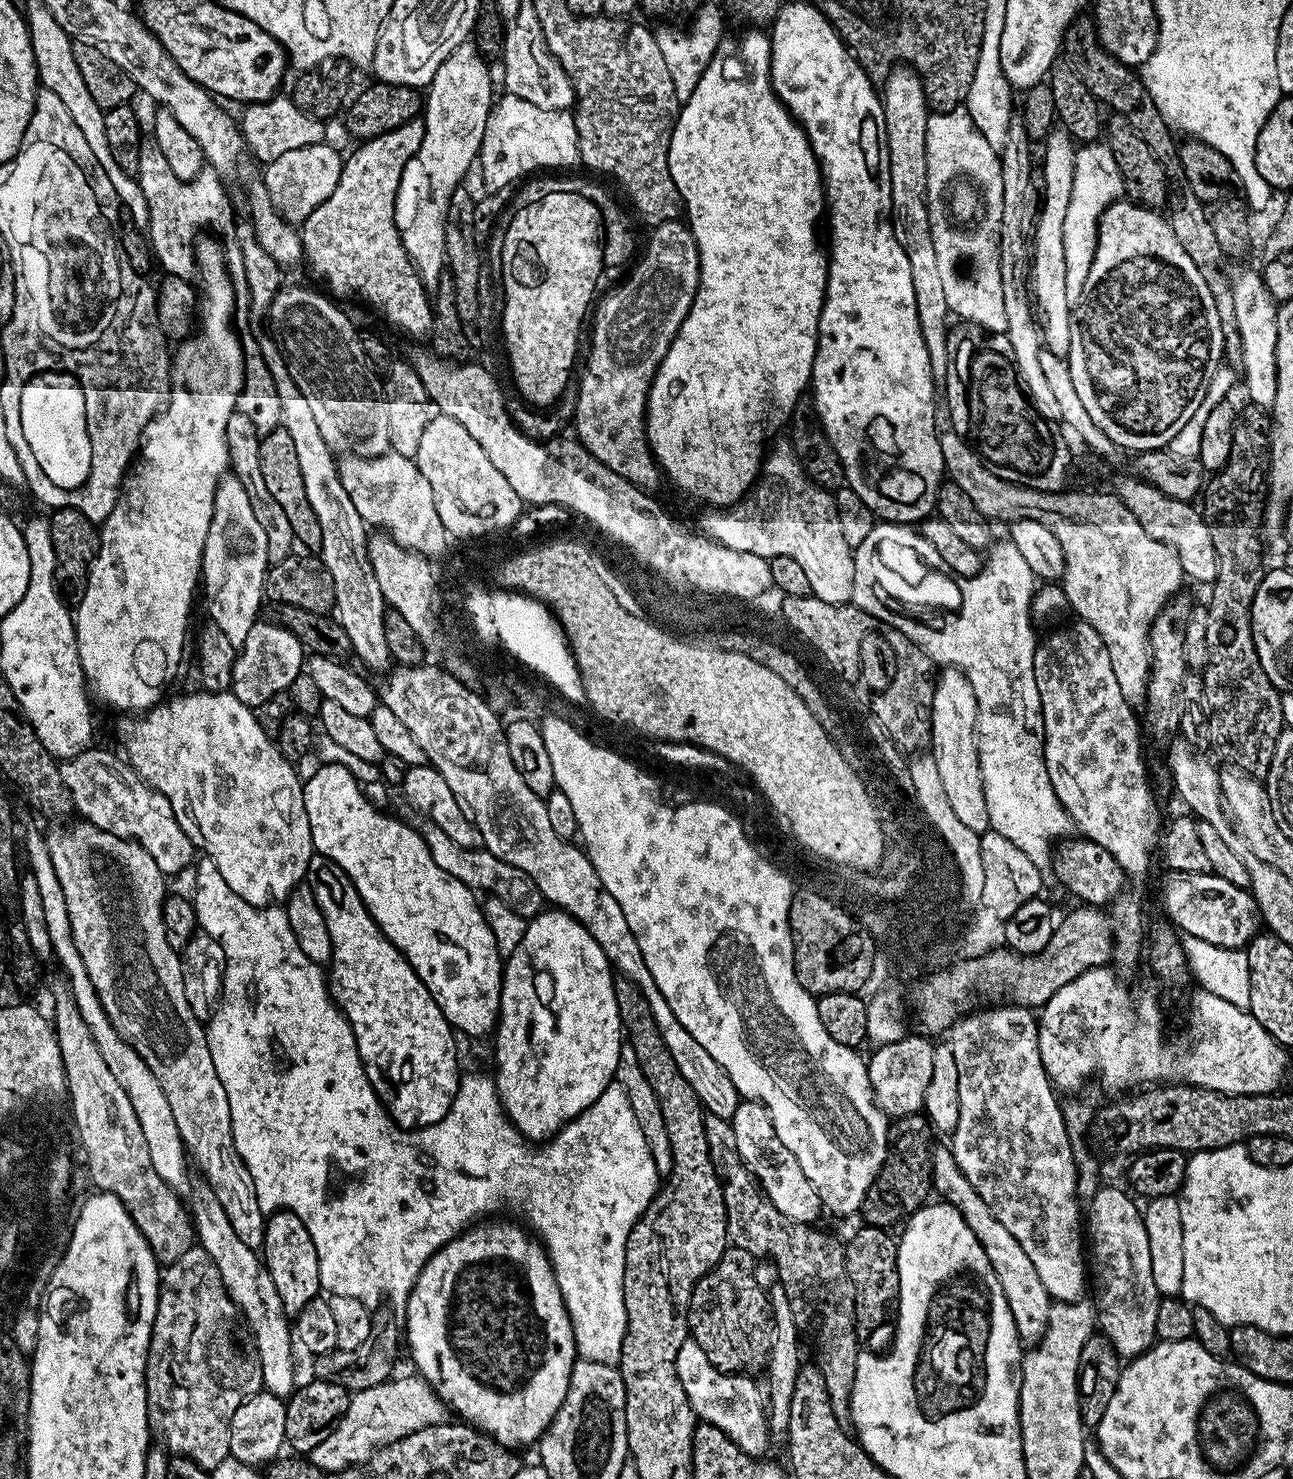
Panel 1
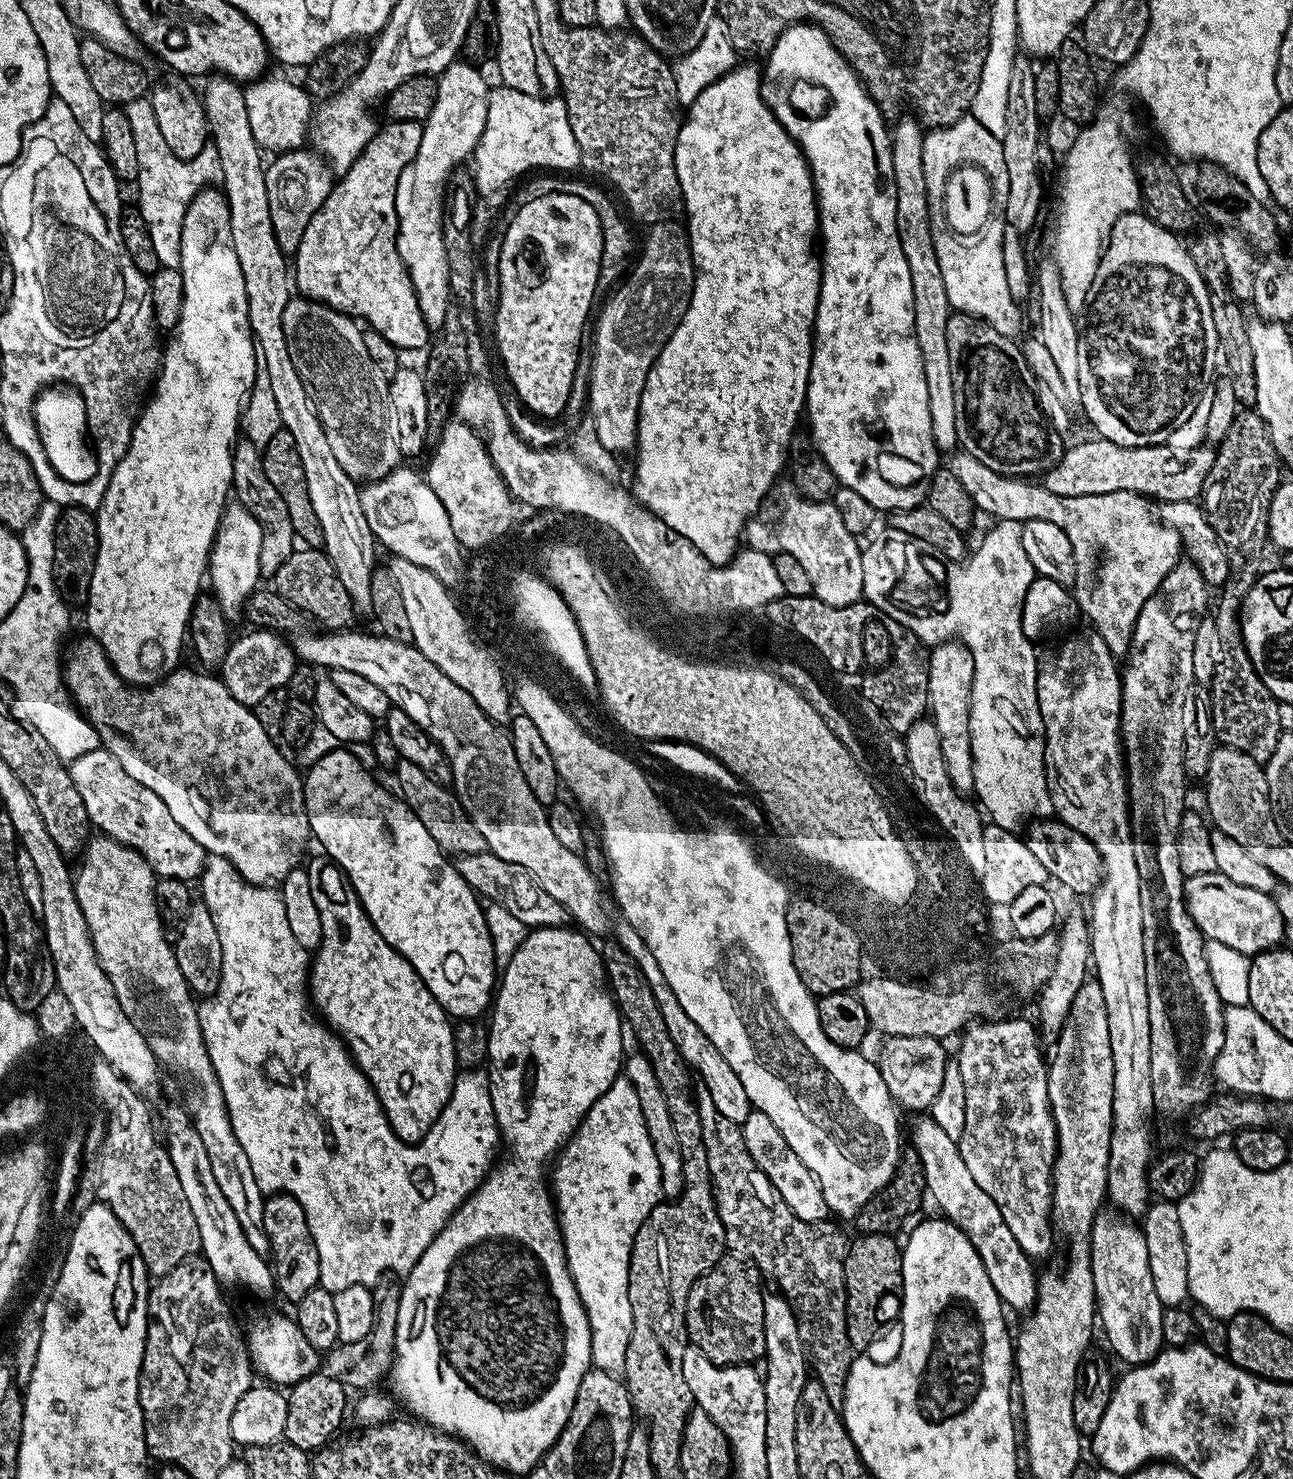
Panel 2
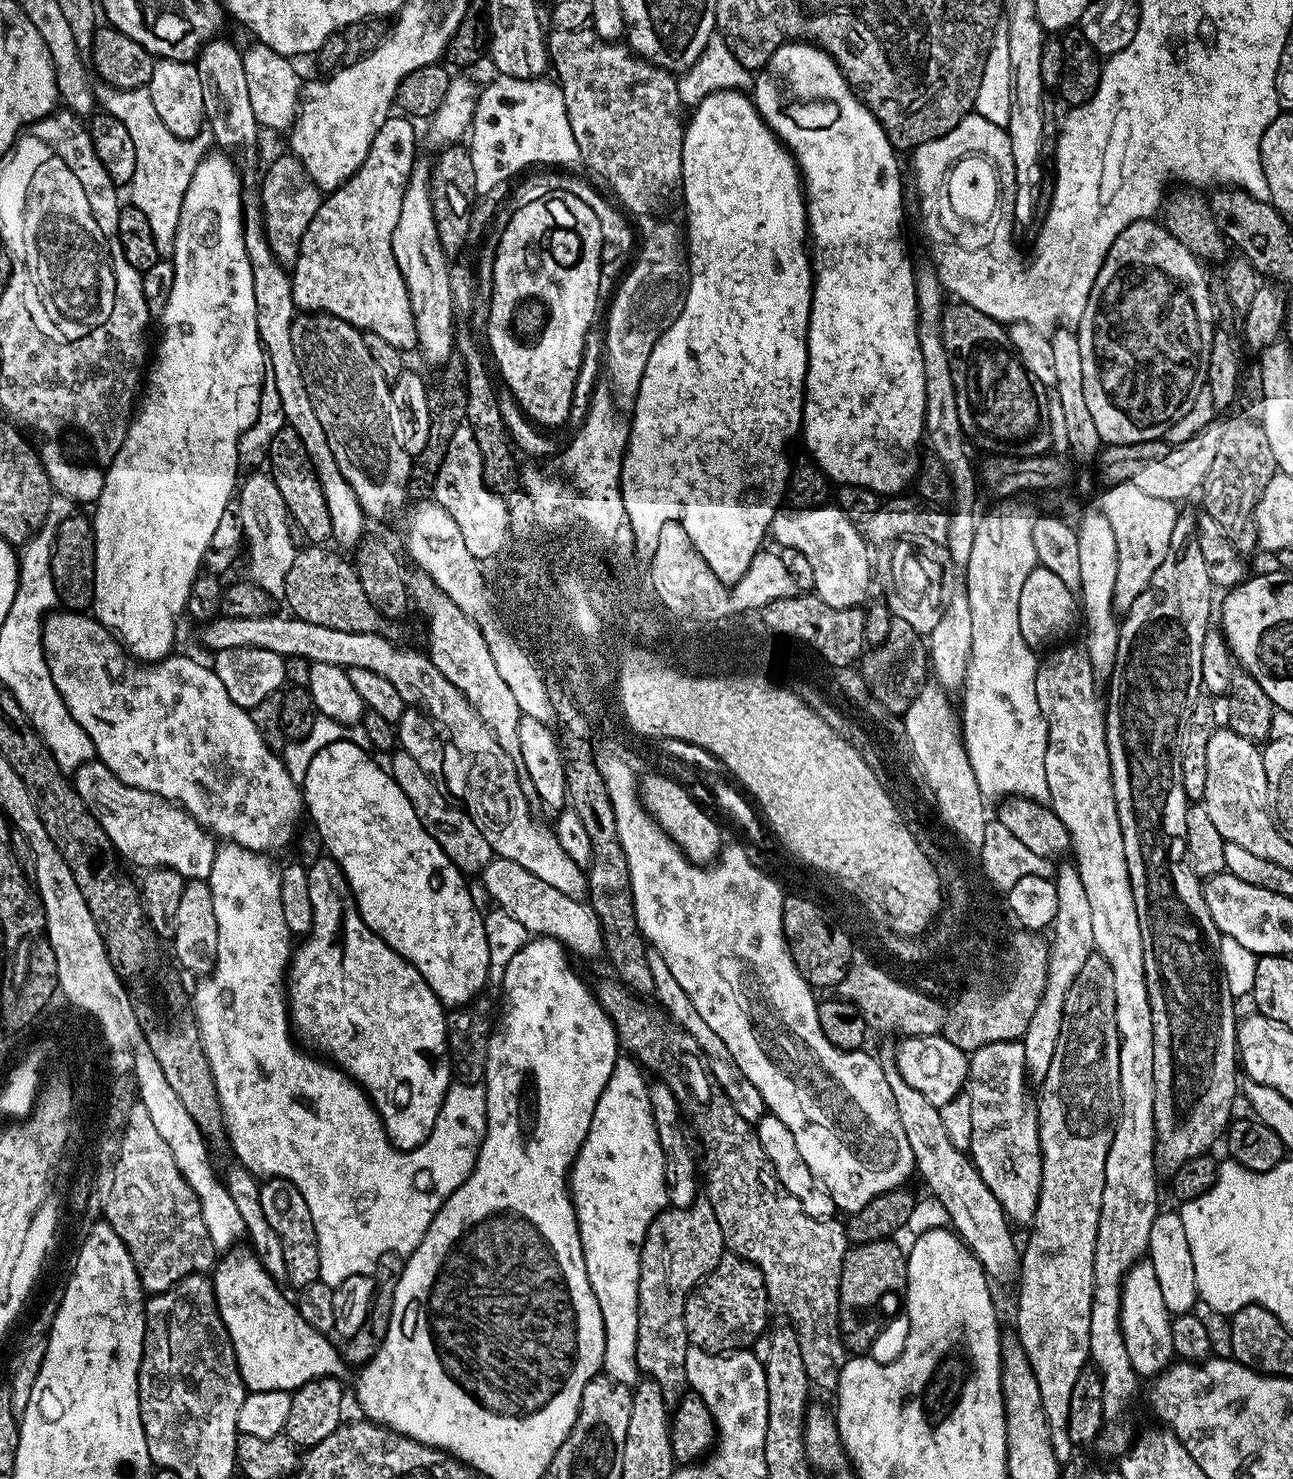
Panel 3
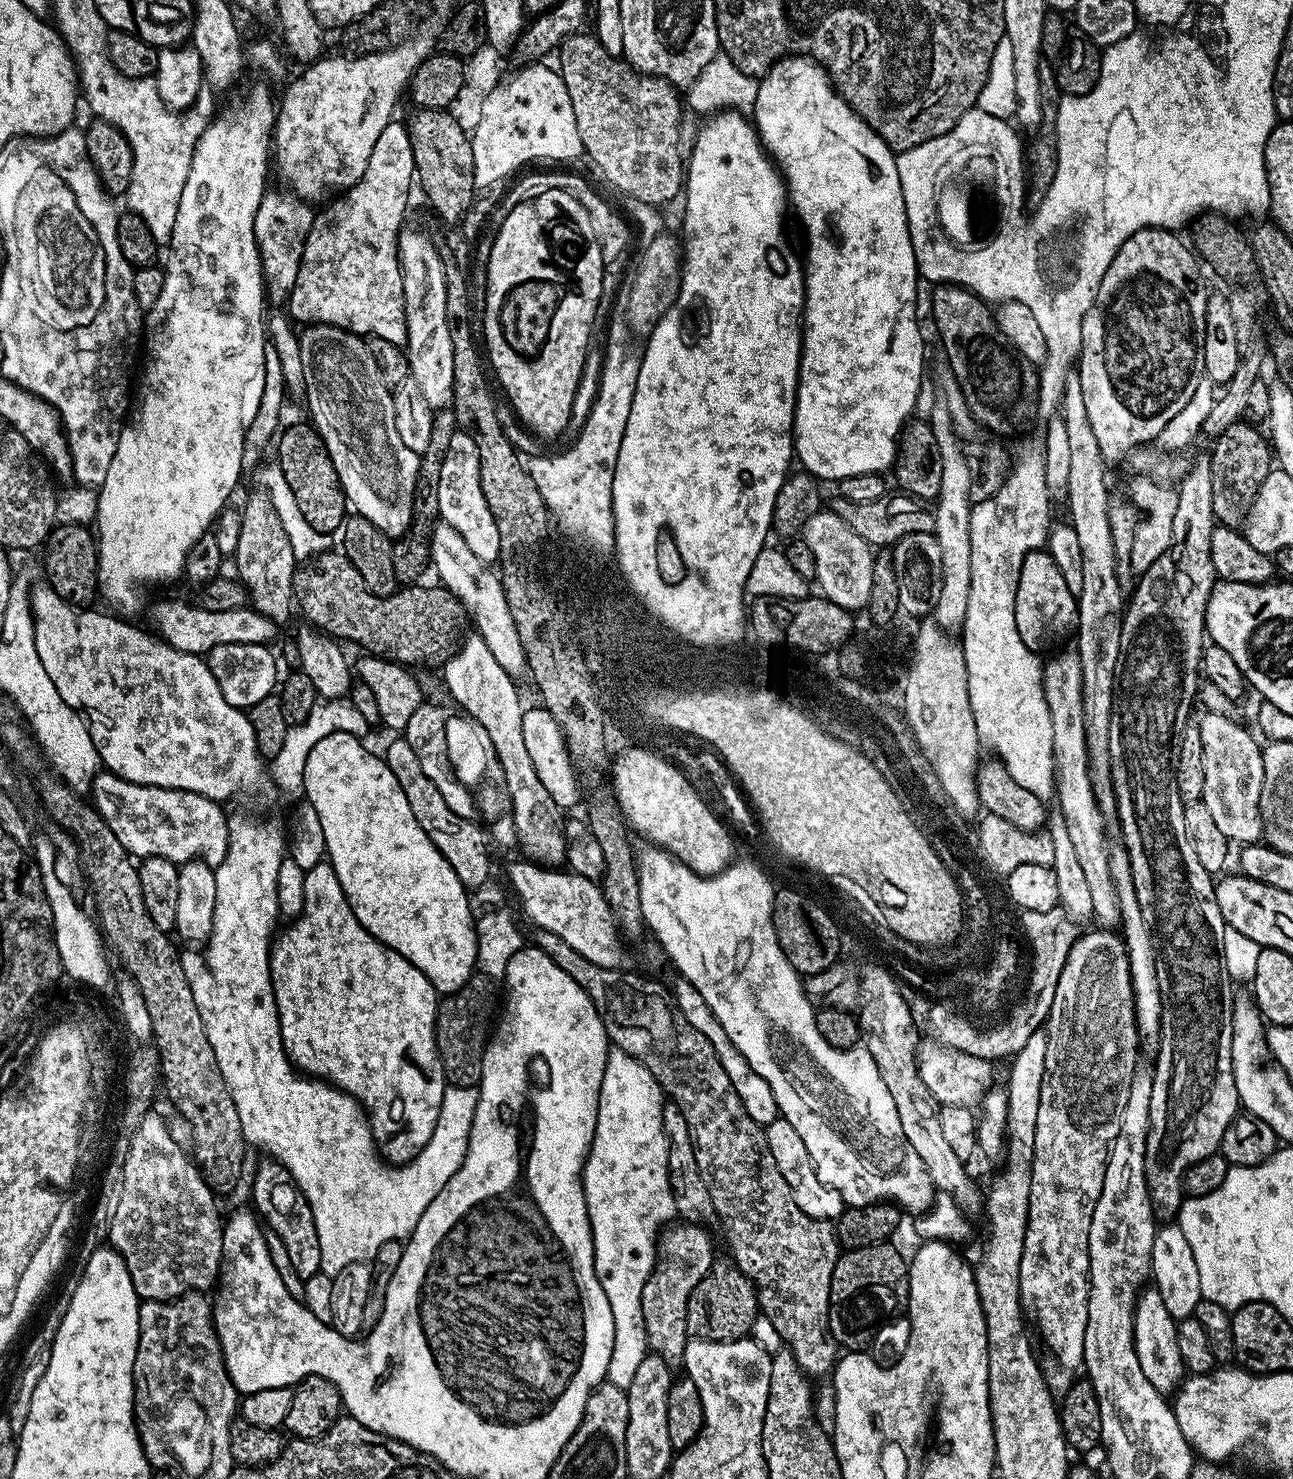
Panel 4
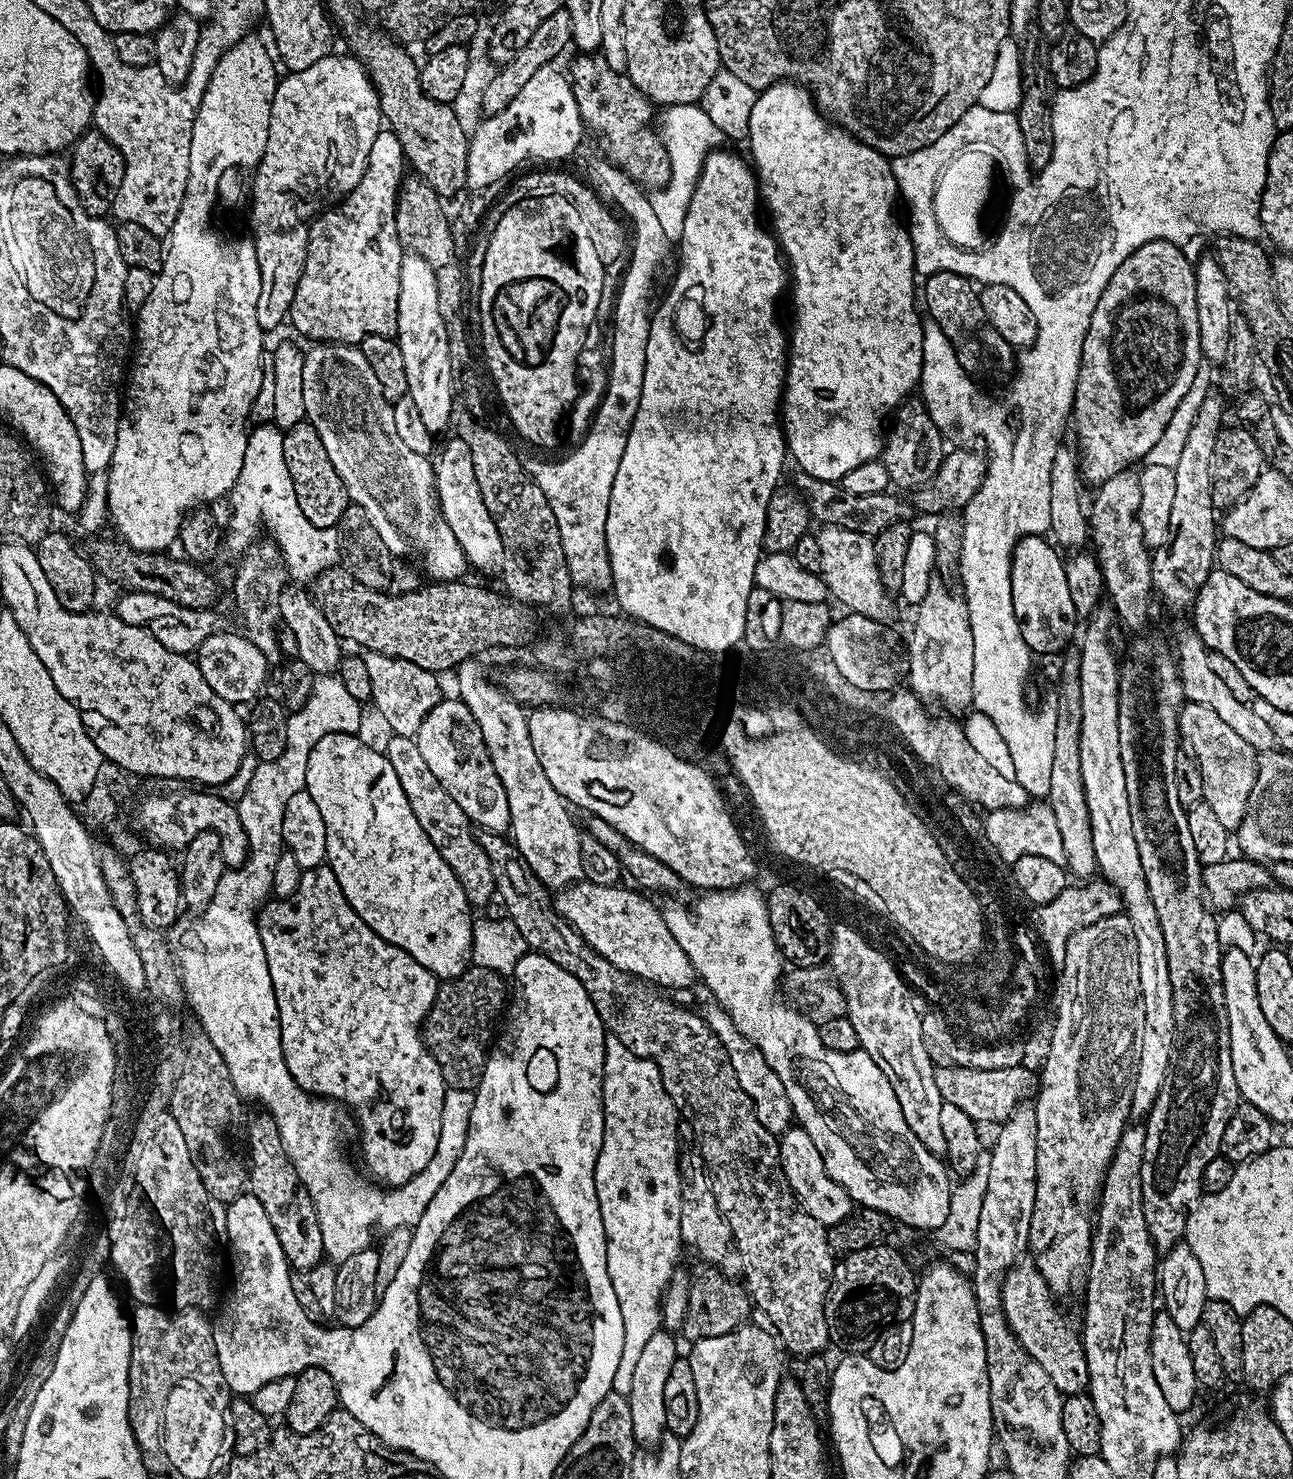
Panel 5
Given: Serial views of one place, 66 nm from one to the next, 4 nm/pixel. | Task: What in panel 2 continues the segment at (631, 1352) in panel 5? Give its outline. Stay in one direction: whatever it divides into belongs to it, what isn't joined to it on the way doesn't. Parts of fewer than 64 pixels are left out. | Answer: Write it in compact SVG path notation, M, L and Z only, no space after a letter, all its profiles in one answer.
M621 1074L616 1077L610 1090L606 1090L606 1094L594 1102L578 1130L560 1149L550 1172L550 1191L560 1221L568 1269L590 1322L593 1365L601 1372L623 1373L626 1346L630 1342L632 1329L628 1260L632 1257L632 1243L642 1222L646 1222L650 1210L654 1210L654 1206L662 1200L660 1167L654 1155L654 1142L650 1142L646 1121L642 1118L642 1106L638 1106L638 1094L627 1076Z

